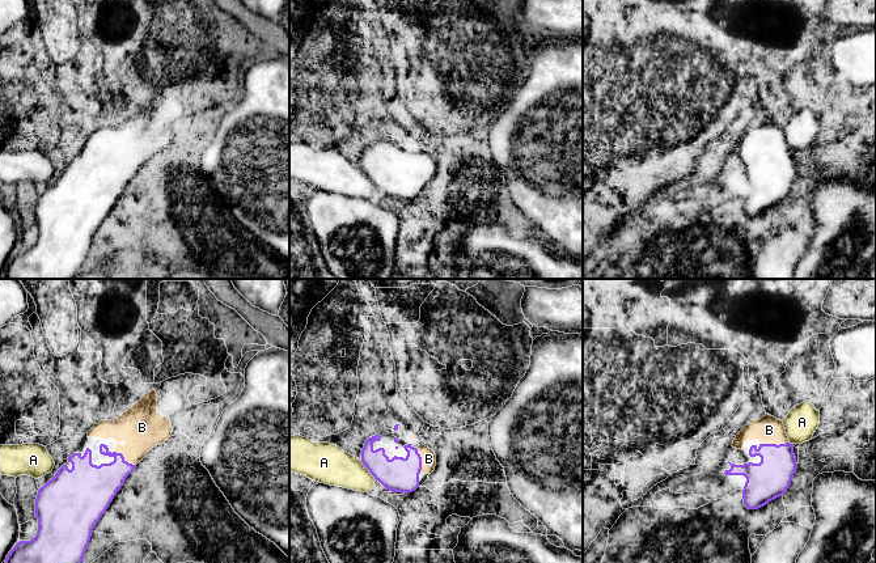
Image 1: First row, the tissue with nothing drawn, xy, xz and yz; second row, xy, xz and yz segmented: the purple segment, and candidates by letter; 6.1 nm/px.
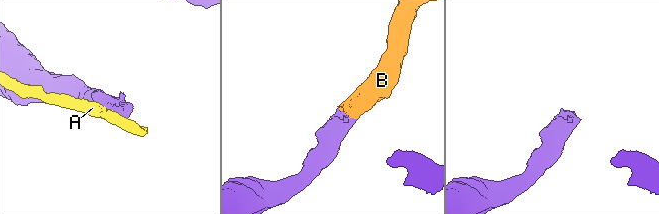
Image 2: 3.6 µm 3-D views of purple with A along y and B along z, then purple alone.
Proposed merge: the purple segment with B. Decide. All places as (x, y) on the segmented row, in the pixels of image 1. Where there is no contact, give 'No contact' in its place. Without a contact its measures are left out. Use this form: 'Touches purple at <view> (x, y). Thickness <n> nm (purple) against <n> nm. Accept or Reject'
Touches purple at yz (774, 444). Thickness 240 nm (purple) against 170 nm. Accept

